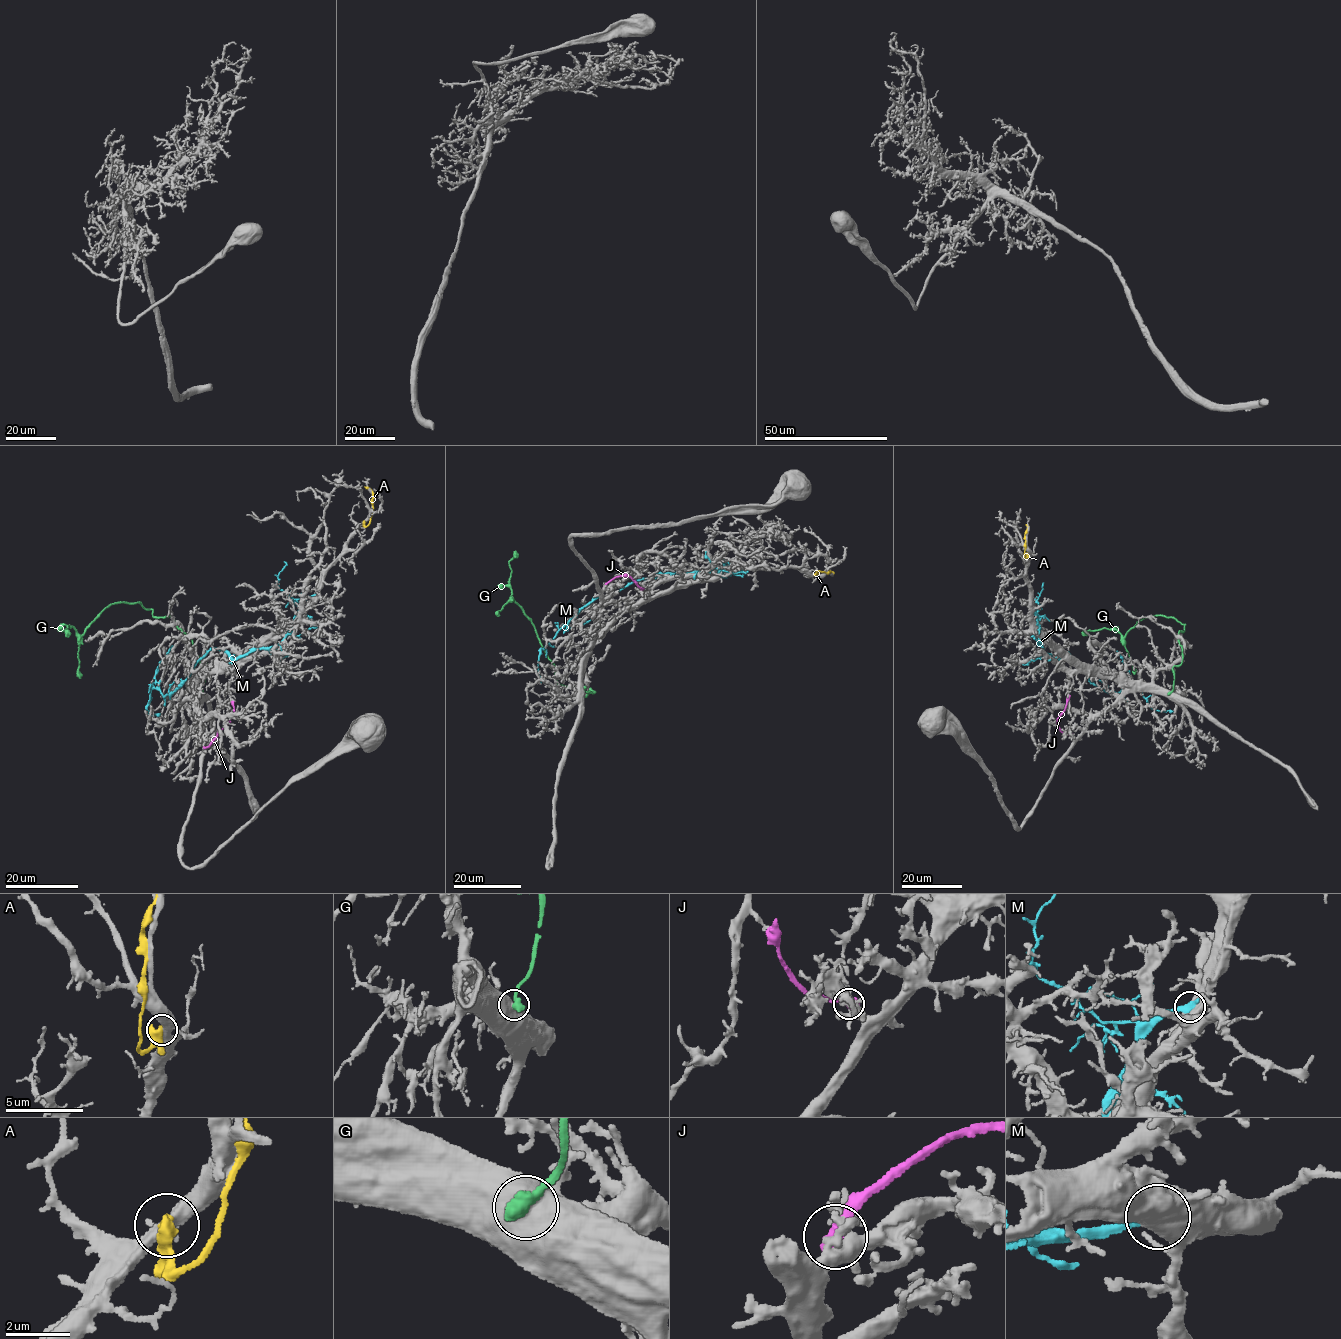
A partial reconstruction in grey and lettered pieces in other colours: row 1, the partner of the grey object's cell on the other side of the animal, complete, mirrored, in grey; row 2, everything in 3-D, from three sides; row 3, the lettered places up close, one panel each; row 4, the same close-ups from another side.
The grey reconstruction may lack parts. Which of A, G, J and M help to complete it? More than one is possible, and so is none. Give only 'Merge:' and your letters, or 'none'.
Merge: none

